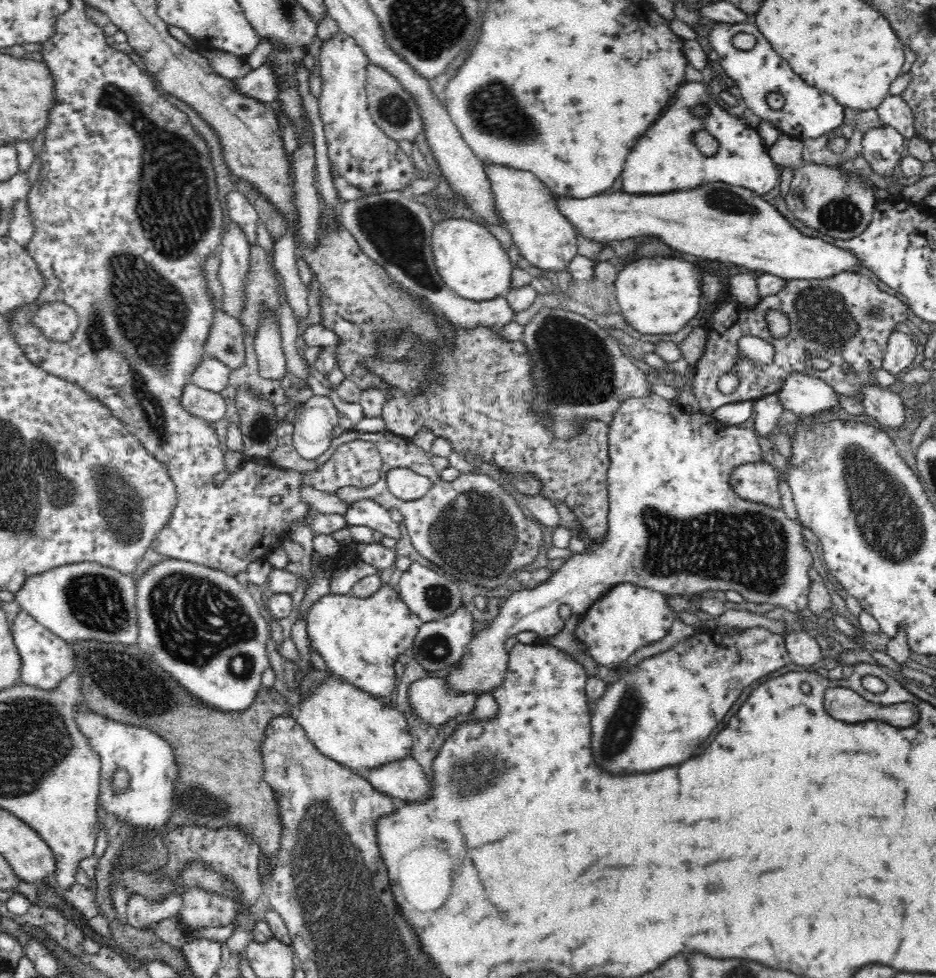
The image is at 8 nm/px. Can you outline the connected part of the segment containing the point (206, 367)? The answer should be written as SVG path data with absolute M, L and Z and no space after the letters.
M205 356L200 366L192 373L191 383L214 393L224 390L231 370L220 360Z

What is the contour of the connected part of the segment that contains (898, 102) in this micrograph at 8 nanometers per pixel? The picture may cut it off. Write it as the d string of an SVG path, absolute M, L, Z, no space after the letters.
M901 95L886 96L877 112L884 124L895 128L902 136L909 139L917 134L912 109Z

